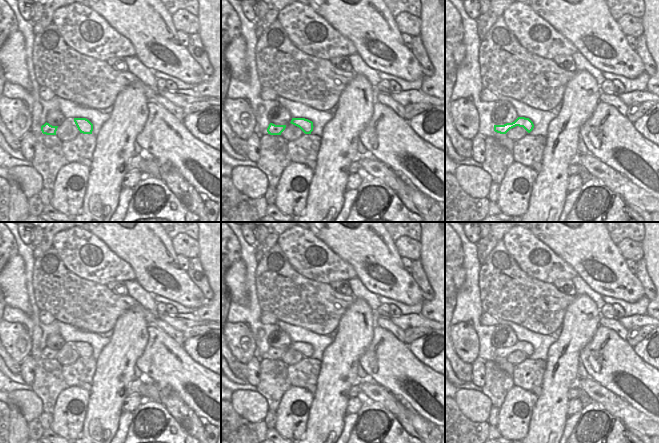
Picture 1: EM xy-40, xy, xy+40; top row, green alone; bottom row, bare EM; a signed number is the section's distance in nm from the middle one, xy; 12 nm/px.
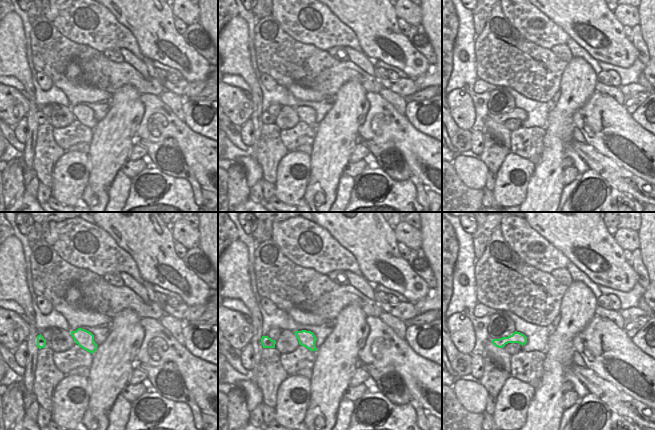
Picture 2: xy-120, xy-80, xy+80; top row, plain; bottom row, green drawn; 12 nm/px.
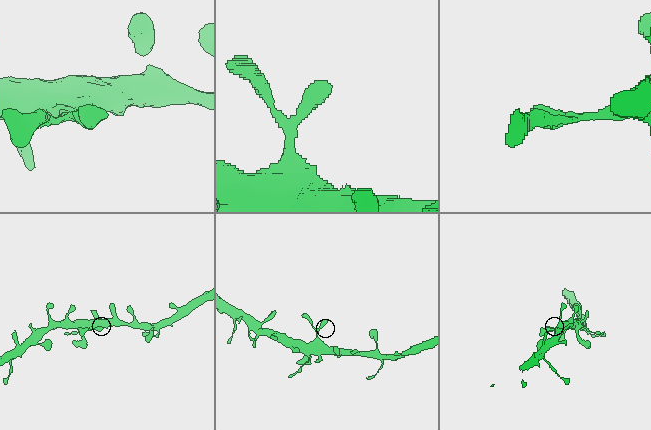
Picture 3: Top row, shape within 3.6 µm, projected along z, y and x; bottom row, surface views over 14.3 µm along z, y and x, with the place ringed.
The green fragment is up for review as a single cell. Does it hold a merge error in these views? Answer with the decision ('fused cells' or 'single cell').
single cell

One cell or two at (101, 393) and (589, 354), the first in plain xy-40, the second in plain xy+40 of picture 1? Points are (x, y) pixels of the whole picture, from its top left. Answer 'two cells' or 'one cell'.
two cells

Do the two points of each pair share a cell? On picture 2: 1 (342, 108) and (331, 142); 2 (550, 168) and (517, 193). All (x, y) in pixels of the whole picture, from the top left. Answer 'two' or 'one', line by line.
1: one
2: two

